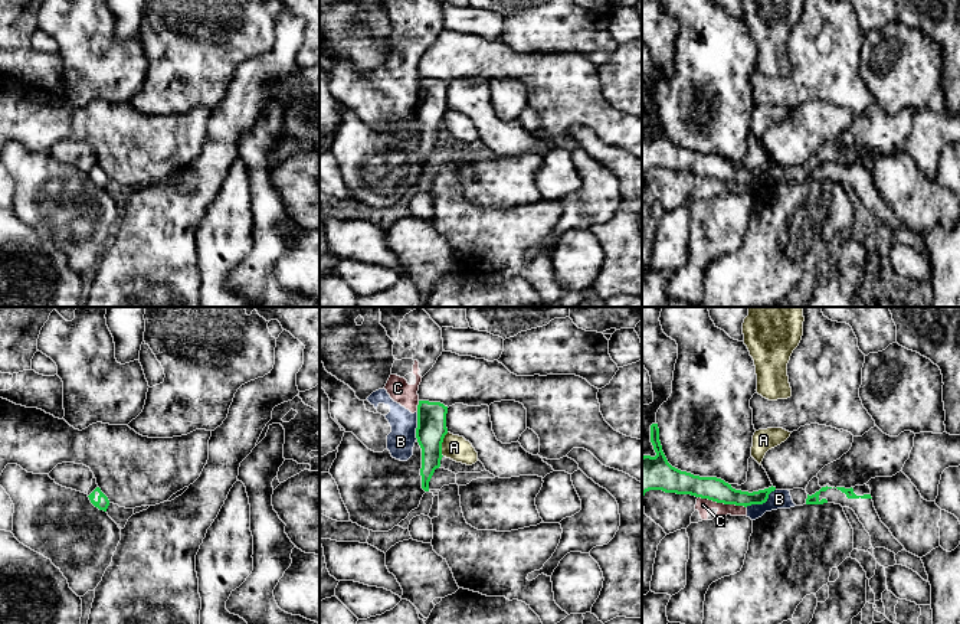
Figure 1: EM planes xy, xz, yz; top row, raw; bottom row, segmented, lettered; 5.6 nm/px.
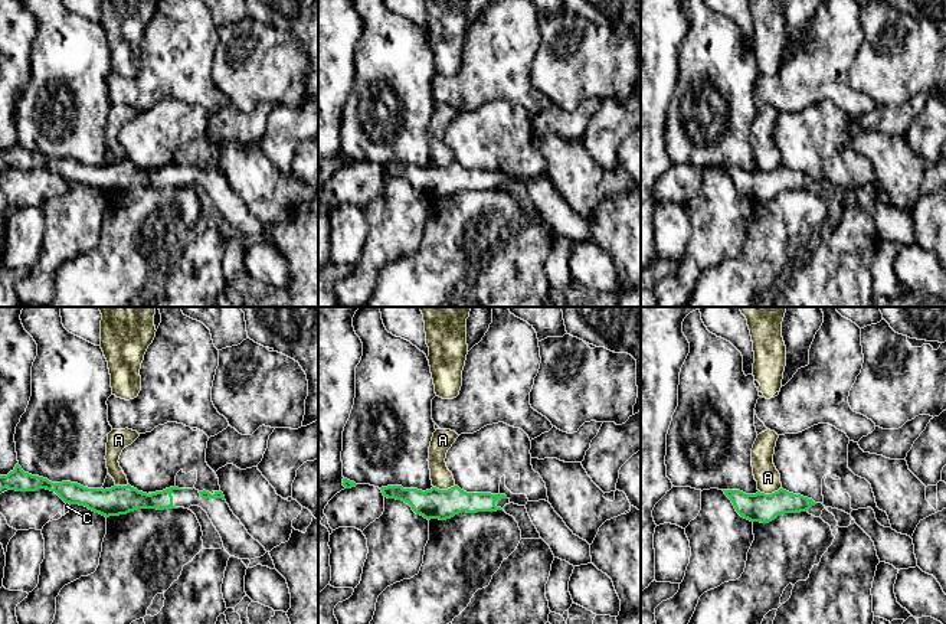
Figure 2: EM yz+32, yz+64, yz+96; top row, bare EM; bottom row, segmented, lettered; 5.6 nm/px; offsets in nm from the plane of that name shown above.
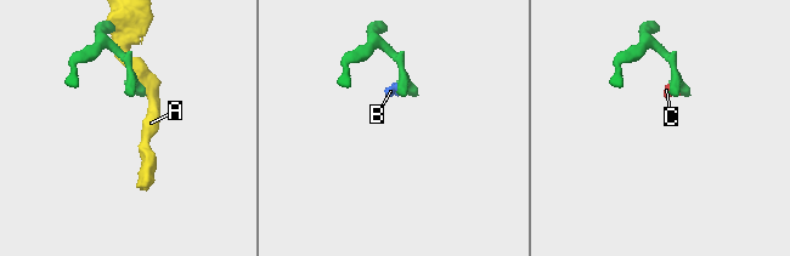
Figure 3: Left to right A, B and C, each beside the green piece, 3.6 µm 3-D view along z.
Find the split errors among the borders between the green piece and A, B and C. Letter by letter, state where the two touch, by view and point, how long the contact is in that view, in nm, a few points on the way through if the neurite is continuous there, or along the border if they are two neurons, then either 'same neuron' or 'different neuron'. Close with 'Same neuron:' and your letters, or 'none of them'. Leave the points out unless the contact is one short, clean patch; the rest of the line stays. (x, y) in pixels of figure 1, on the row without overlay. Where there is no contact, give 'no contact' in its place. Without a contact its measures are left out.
A: xz (441, 121) | 140 nm | different neuron
B: yz (762, 180) | 190 nm | along yz (775, 166), (764, 179), (746, 183) | different neuron
C: yz (723, 179) | 280 nm | along yz (698, 173), (746, 185) | different neuron
Same neuron: none of them

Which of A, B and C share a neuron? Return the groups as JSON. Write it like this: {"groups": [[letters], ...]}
{"groups": [["A"], ["B", "C"]]}

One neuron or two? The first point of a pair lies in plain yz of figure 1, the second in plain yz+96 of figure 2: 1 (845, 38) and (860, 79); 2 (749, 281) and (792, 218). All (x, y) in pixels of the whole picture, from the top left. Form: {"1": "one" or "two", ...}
{"1": "two", "2": "one"}

